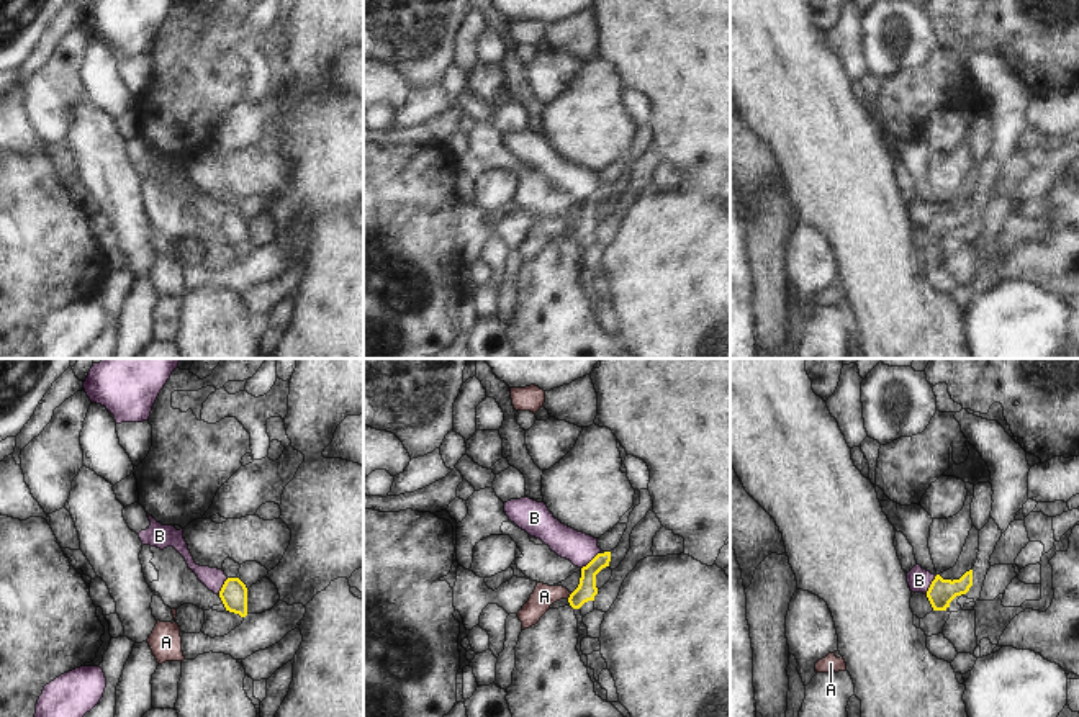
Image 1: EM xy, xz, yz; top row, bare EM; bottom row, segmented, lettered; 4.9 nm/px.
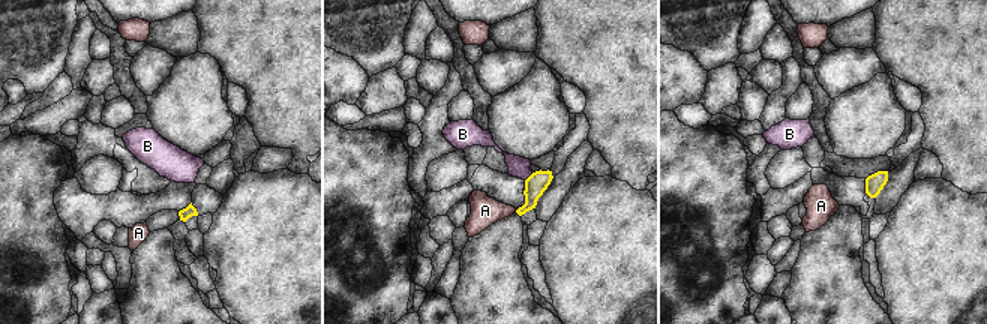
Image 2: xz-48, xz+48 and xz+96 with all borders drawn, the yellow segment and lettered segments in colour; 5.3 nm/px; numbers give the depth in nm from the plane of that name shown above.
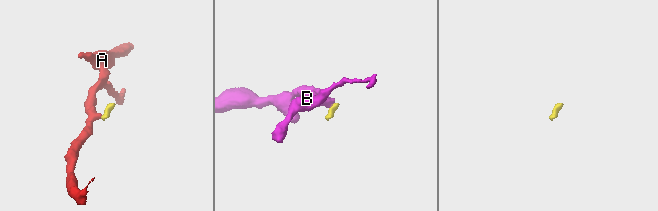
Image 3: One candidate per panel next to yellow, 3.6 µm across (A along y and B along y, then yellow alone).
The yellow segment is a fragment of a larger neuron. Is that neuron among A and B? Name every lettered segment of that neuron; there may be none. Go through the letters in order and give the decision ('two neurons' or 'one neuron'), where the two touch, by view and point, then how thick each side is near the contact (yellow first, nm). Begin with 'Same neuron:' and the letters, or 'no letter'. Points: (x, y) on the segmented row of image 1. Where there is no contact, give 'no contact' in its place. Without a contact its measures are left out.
Same neuron: no letter
A: two neurons; meets yellow in xz at (570, 596); 100 nm thick on the yellow side, 110 nm on the other
B: two neurons; meets yellow in xy at (223, 586); 130 nm thick on the yellow side, 110 nm on the other

